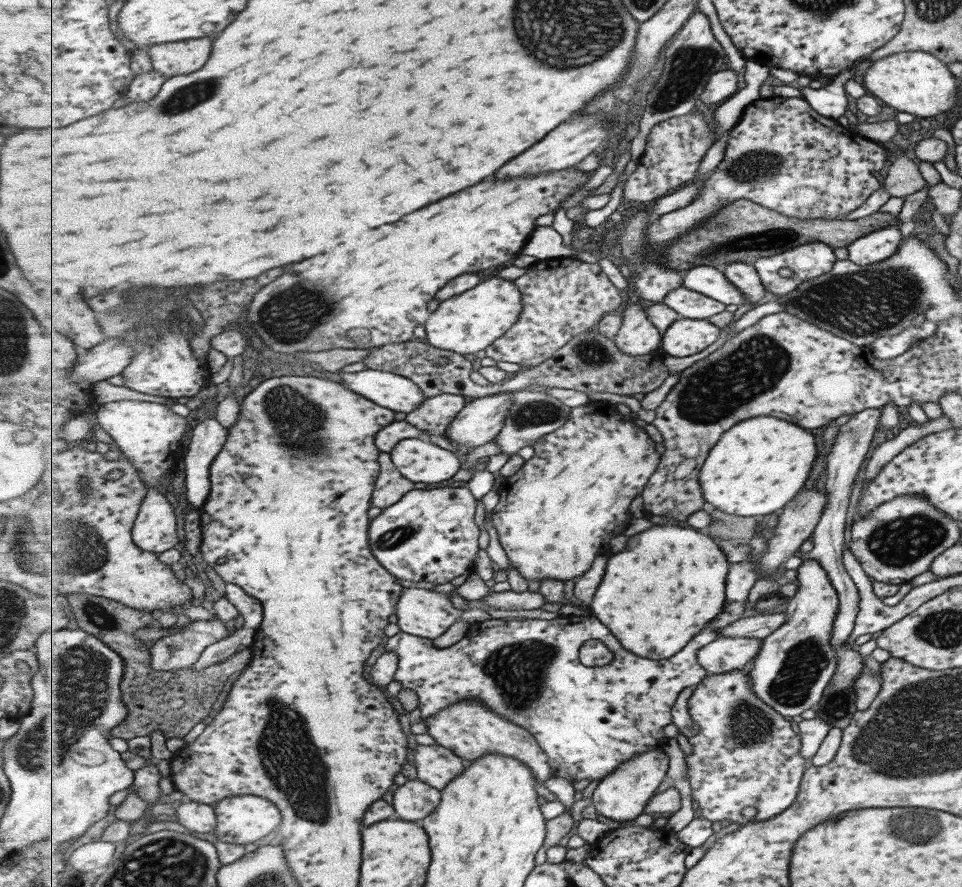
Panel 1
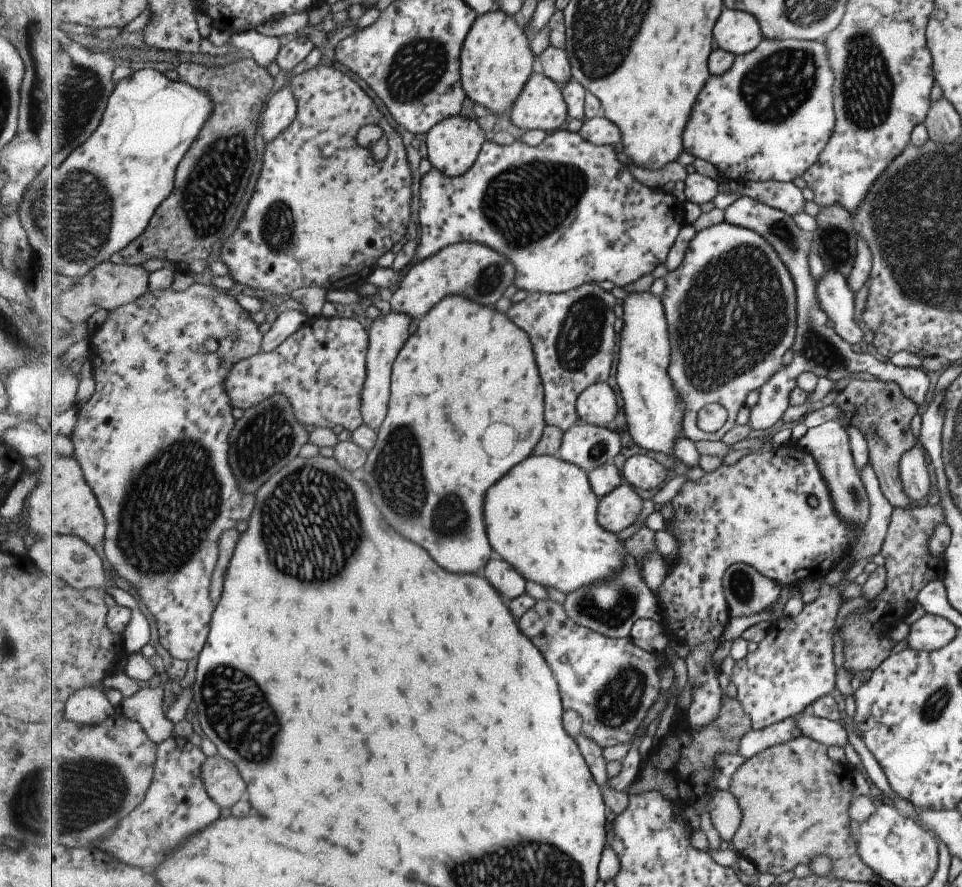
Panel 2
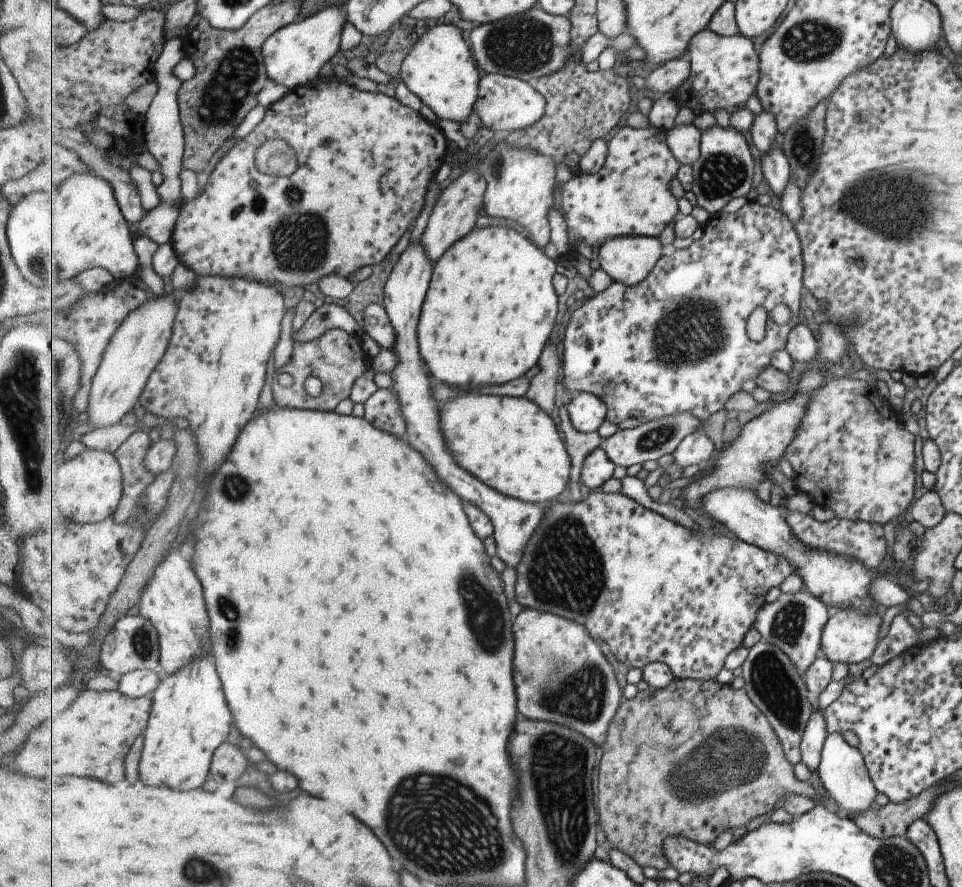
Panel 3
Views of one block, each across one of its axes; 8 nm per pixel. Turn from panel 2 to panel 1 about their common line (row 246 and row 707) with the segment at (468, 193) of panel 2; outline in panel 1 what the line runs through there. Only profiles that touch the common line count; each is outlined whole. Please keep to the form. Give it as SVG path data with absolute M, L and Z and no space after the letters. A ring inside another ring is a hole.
M743 561L730 565L727 588L727 602L729 604L722 611L717 620L713 621L711 625L701 632L701 634L689 642L688 647L683 648L683 650L681 650L681 652L679 652L676 656L673 656L673 658L665 660L641 658L641 656L637 656L637 654L633 654L633 652L625 650L623 645L621 645L620 640L615 638L608 626L599 621L599 619L597 619L593 614L583 617L559 616L553 620L506 619L500 622L480 625L477 624L474 625L473 631L467 636L467 638L463 638L461 642L457 642L457 644L451 646L451 648L437 648L437 646L433 646L433 639L422 638L421 636L414 636L400 631L395 636L389 638L389 642L387 642L384 649L385 653L395 653L397 654L397 657L399 657L398 669L394 680L400 683L403 689L411 689L418 695L418 708L421 710L421 718L423 720L427 720L430 716L440 713L440 710L443 710L456 702L477 697L480 701L489 705L489 708L492 708L493 711L496 713L501 712L500 715L502 717L509 716L509 720L513 720L513 722L517 722L517 724L528 728L537 737L541 748L543 748L543 752L548 754L549 764L552 765L552 768L555 771L553 774L554 776L557 776L557 778L565 778L571 783L577 780L585 779L589 779L590 781L597 780L598 782L601 782L603 779L606 779L607 776L611 775L620 764L633 760L635 756L641 756L641 754L645 754L645 752L653 752L653 750L664 748L669 738L665 736L663 729L668 724L673 723L672 708L676 703L676 700L679 698L679 695L681 692L687 690L687 688L699 686L699 684L701 684L706 677L709 678L710 676L709 671L701 666L701 663L698 660L699 657L697 657L697 652L700 652L701 648L709 646L709 644L712 644L715 640L723 638L723 628L727 628L732 624L735 624L735 621L741 620L743 612L749 608L747 606L747 598L749 598L749 594L751 594L751 588L757 584L757 580L759 580L759 578L760 570L758 569L758 564L755 561ZM593 639L599 639L611 648L613 654L615 654L615 660L612 664L594 666L591 668L590 666L585 666L581 662L580 651L583 644L588 642L588 640Z

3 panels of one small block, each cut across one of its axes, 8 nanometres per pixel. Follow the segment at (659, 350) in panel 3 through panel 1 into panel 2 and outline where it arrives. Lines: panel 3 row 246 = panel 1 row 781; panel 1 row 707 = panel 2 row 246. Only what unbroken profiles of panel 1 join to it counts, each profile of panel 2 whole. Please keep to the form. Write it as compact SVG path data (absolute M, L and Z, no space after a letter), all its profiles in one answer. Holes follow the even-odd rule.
M725 221L698 232L687 249L683 264L677 270L669 271L665 279L666 290L662 300L668 317L672 346L669 376L679 390L679 396L685 400L683 435L692 441L721 440L735 426L737 414L747 405L749 394L759 391L771 376L779 374L779 370L783 368L783 356L795 344L797 284L785 262L779 258L777 250L761 234ZM723 296L735 296L735 306L727 308L727 298L723 302ZM715 402L727 408L729 420L719 432L703 432L698 424L699 413L705 406Z

